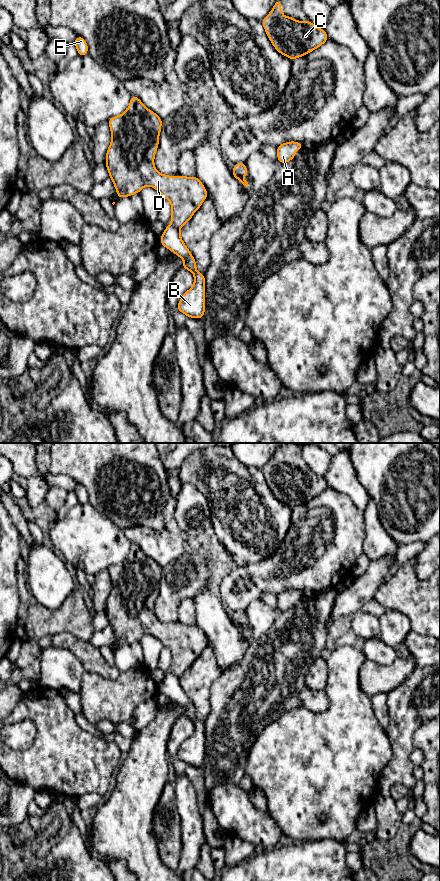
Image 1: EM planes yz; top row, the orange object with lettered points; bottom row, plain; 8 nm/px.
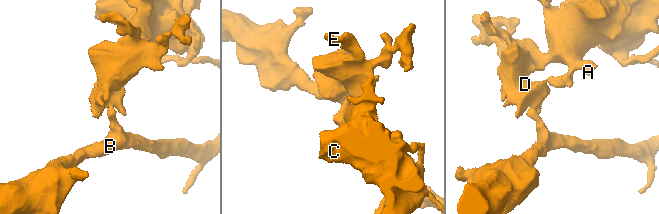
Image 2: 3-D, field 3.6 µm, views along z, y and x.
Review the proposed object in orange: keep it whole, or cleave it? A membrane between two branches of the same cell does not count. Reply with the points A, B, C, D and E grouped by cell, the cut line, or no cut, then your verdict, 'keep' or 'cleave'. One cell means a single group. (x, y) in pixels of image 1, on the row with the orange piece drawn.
groups A C D E / B; cut yz (171, 223), (179, 230); cleave

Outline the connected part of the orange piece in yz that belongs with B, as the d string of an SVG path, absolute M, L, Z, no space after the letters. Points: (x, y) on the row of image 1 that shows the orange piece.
M172 224L167 226L162 233L160 244L184 260L183 269L191 271L194 275L193 286L186 291L176 309L187 317L203 318L205 312L205 277L196 270L196 261L191 252L181 239L180 230Z

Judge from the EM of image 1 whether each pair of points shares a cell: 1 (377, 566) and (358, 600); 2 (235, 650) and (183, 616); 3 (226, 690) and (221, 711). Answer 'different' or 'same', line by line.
1: same
2: different
3: same

